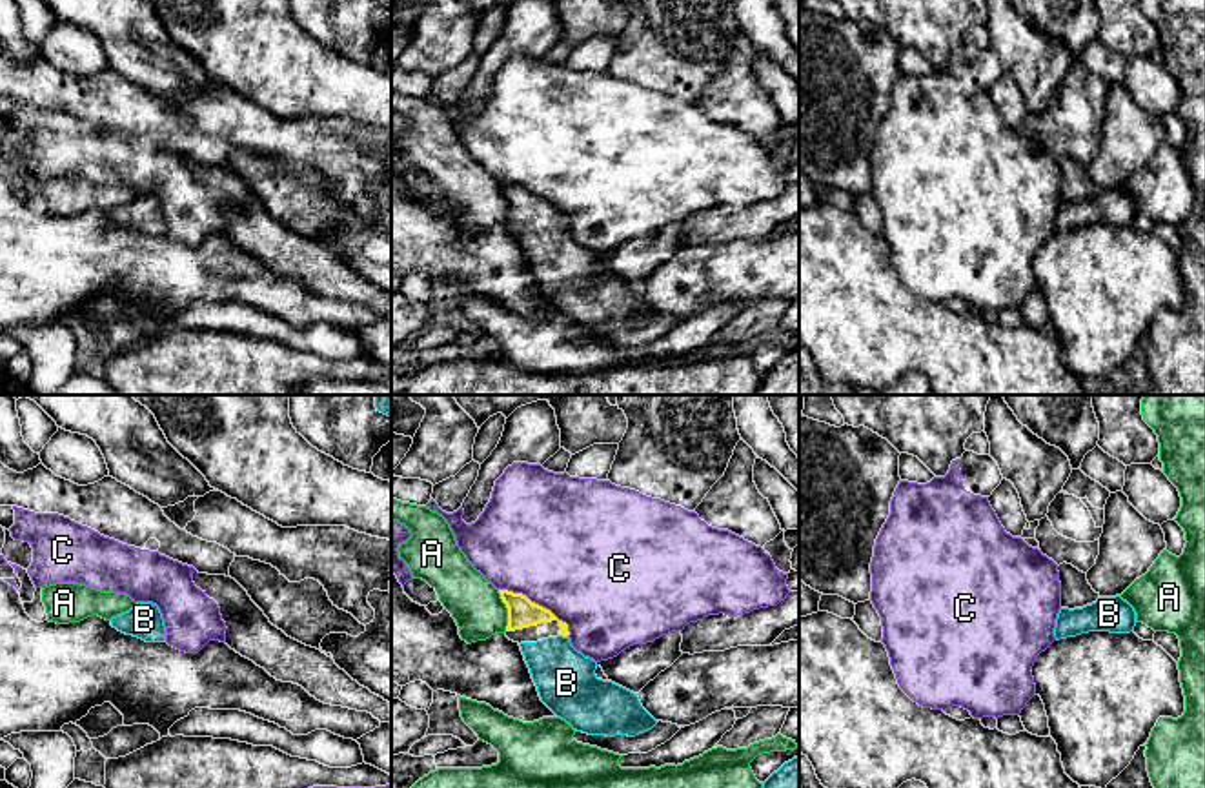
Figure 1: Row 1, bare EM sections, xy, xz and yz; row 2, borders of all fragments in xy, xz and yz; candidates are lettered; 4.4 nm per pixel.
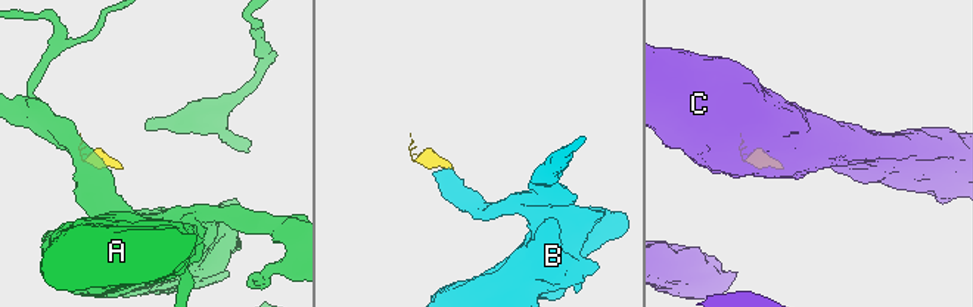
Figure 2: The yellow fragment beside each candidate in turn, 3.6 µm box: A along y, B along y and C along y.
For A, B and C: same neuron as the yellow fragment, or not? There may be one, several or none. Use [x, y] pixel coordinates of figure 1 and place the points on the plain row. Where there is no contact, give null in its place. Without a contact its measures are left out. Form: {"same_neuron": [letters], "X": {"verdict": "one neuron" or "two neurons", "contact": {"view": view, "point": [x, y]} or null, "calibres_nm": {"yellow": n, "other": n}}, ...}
{"same_neuron": ["B"], "A": {"verdict": "two neurons", "contact": {"view": "xz", "point": [508, 202]}, "calibres_nm": {"yellow": 130, "other": 240}}, "B": {"verdict": "one neuron", "contact": {"view": "xz", "point": [563, 228]}, "calibres_nm": {"yellow": 130, "other": 260}}, "C": {"verdict": "two neurons", "contact": {"view": "xz", "point": [537, 197]}, "calibres_nm": {"yellow": 130, "other": 500}}}

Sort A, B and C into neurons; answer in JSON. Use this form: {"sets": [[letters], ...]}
{"sets": [["A"], ["B"], ["C"]]}

